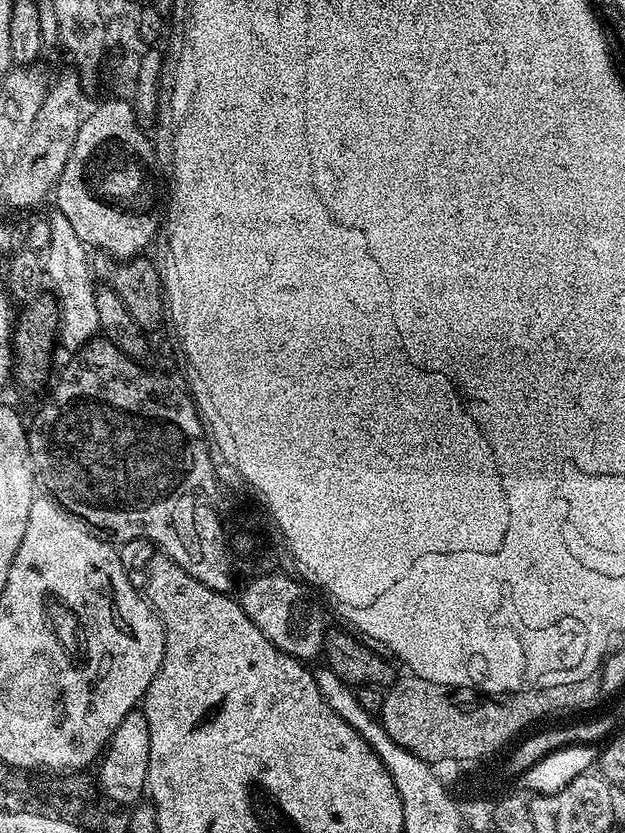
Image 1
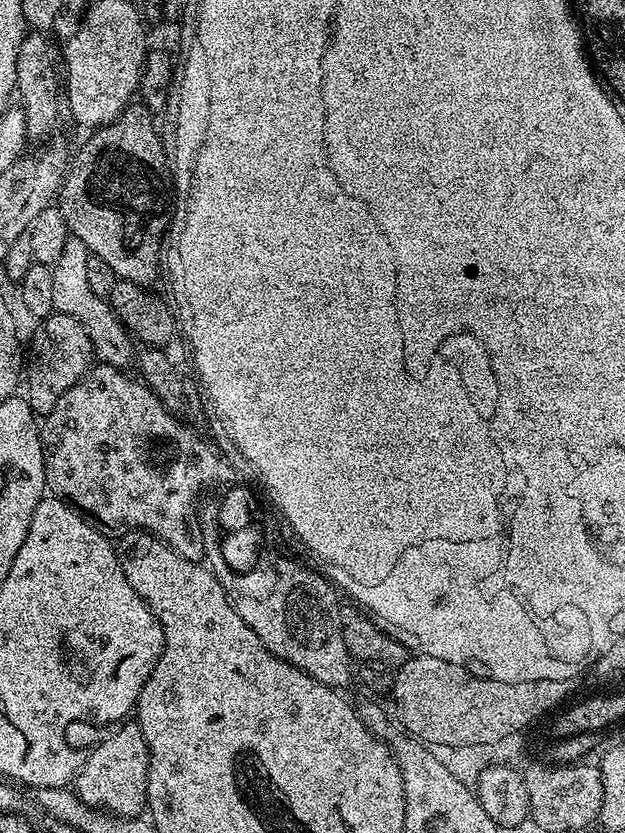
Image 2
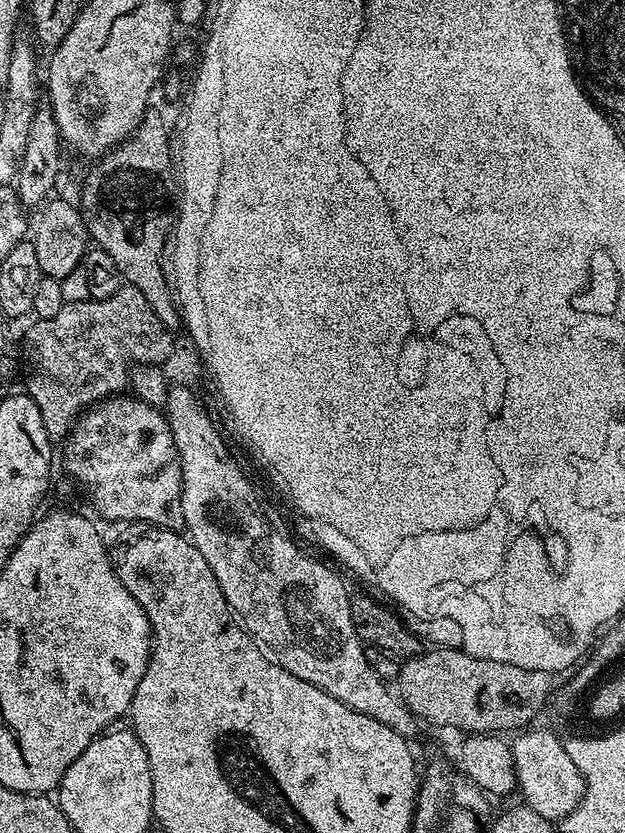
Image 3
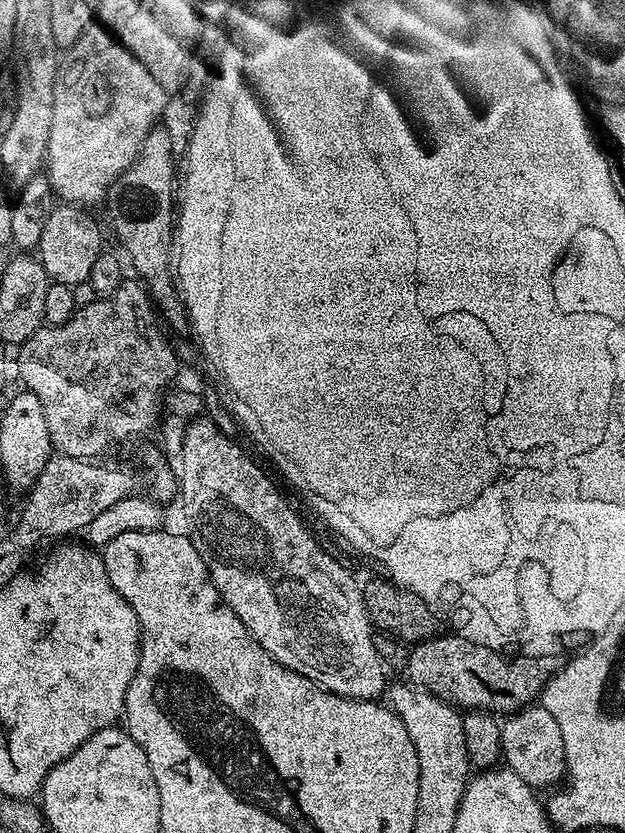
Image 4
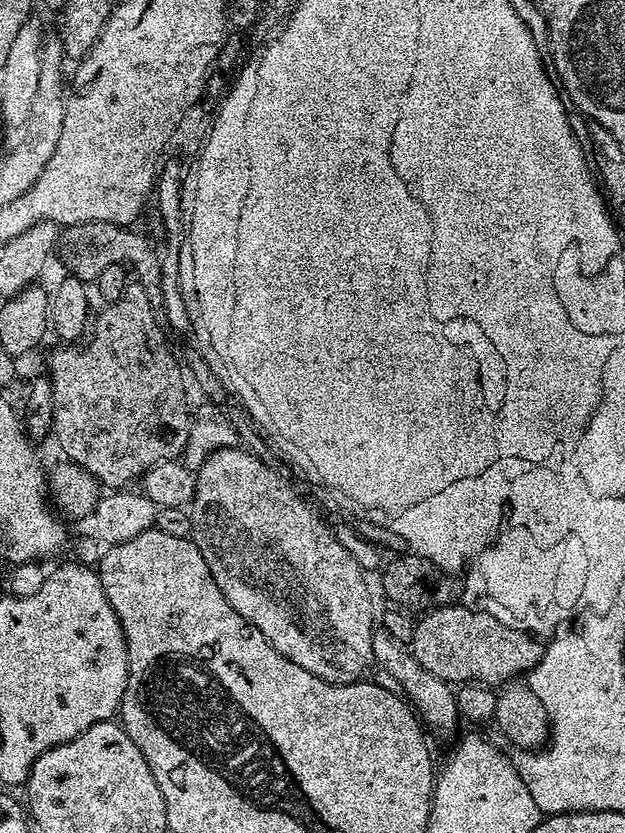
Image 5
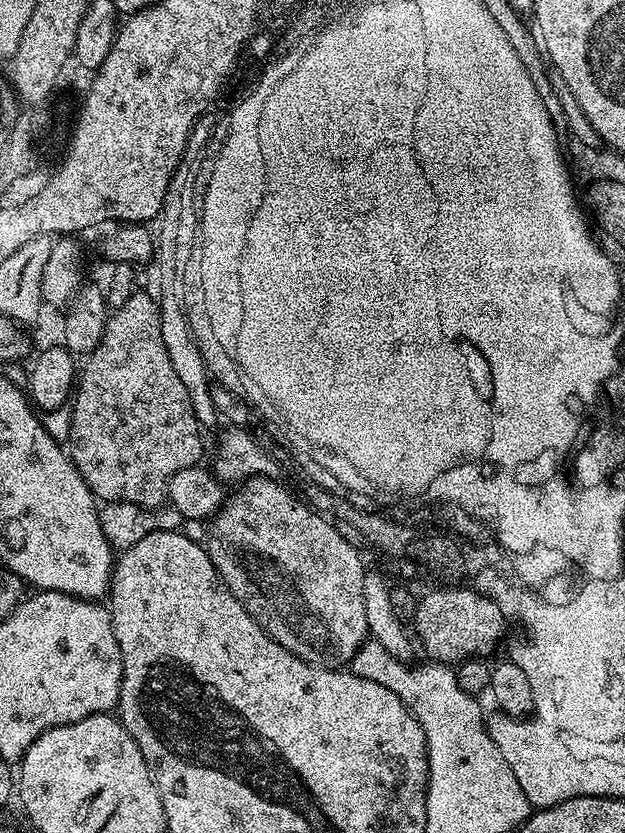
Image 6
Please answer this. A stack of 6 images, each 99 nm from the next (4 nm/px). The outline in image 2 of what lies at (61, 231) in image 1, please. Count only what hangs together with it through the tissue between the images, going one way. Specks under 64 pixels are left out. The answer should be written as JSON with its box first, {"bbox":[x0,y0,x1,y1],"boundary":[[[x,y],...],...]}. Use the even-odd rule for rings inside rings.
{"bbox":[52,238,131,368],"boundary":[[[69,238],[57,258],[52,273],[54,274],[54,309],[61,317],[69,321],[77,320],[84,327],[92,348],[96,351],[96,360],[108,364],[112,368],[118,364],[128,363],[131,349],[116,321],[109,315],[109,307],[105,297],[94,294],[88,285],[86,274],[86,258],[90,255],[86,245],[75,238]],[[69,316],[69,318],[67,317]],[[72,319],[72,320],[71,320]]]}

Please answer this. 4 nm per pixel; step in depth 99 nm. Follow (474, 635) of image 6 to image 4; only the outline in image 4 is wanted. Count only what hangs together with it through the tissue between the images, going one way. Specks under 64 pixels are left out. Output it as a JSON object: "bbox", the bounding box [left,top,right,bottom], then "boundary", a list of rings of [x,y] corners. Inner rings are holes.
{"bbox":[408,636,560,714],"boundary":[[[433,636],[421,640],[408,656],[411,683],[434,693],[460,710],[511,714],[529,707],[543,692],[546,682],[560,669],[555,655],[501,654],[495,648],[476,644],[465,636]]]}

